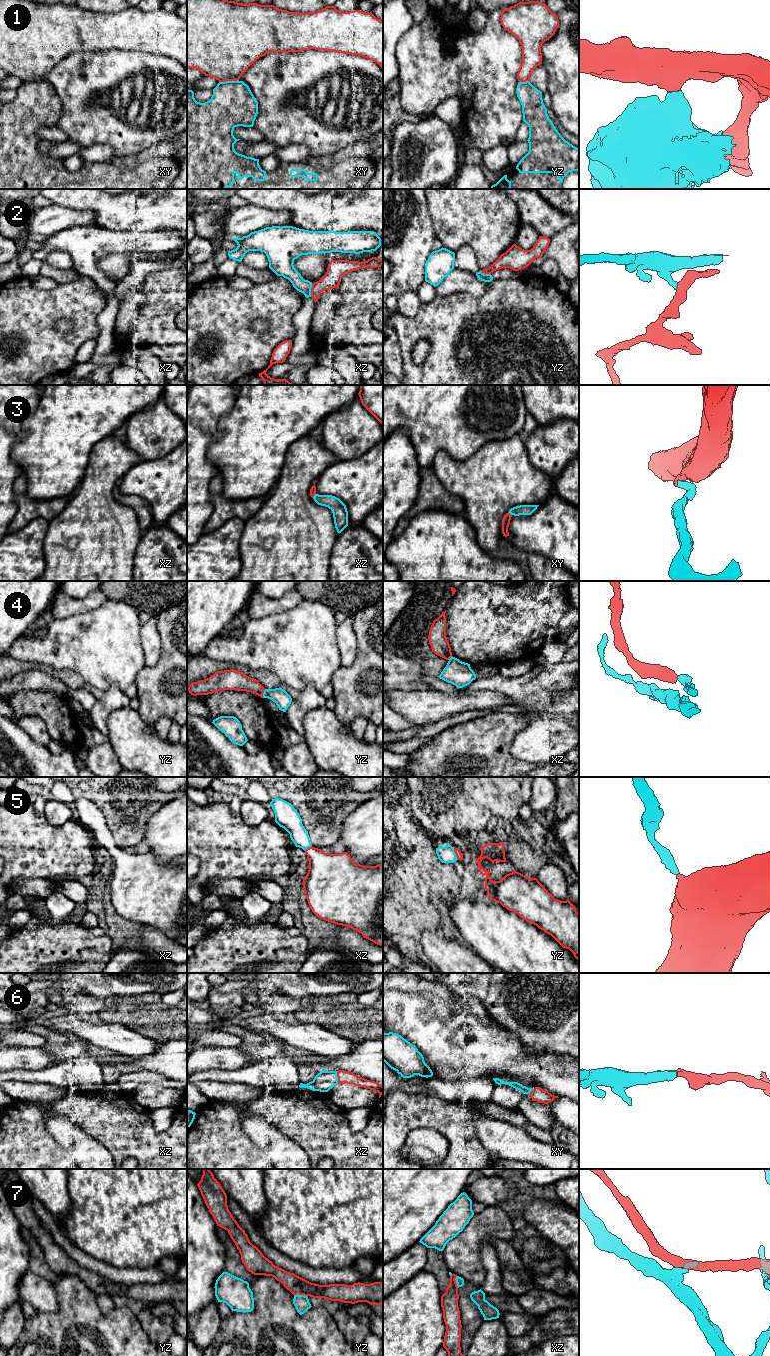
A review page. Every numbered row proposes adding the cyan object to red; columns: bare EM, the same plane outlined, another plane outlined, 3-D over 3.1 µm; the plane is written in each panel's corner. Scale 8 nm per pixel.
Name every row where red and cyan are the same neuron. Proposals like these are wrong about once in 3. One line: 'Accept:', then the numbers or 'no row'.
Accept: 3, 5, 6

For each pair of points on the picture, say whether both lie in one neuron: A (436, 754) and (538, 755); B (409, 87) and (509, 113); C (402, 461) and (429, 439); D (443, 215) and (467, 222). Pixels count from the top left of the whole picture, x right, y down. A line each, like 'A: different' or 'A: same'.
A: different
B: same
C: different
D: same

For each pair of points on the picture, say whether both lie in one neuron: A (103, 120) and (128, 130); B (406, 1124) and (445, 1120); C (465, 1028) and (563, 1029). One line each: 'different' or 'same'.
A: same
B: same
C: different

